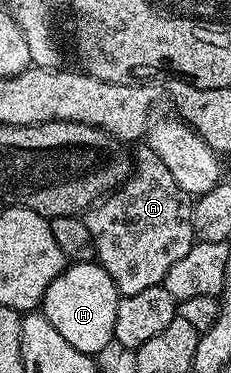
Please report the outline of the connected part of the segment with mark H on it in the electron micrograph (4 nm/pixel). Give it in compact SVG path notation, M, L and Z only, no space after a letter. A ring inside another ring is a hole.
M96 261L74 262L66 265L64 272L55 276L45 289L45 299L40 309L45 318L51 320L55 332L79 352L97 356L113 342L115 328L115 308L118 300L117 286L108 272Z

